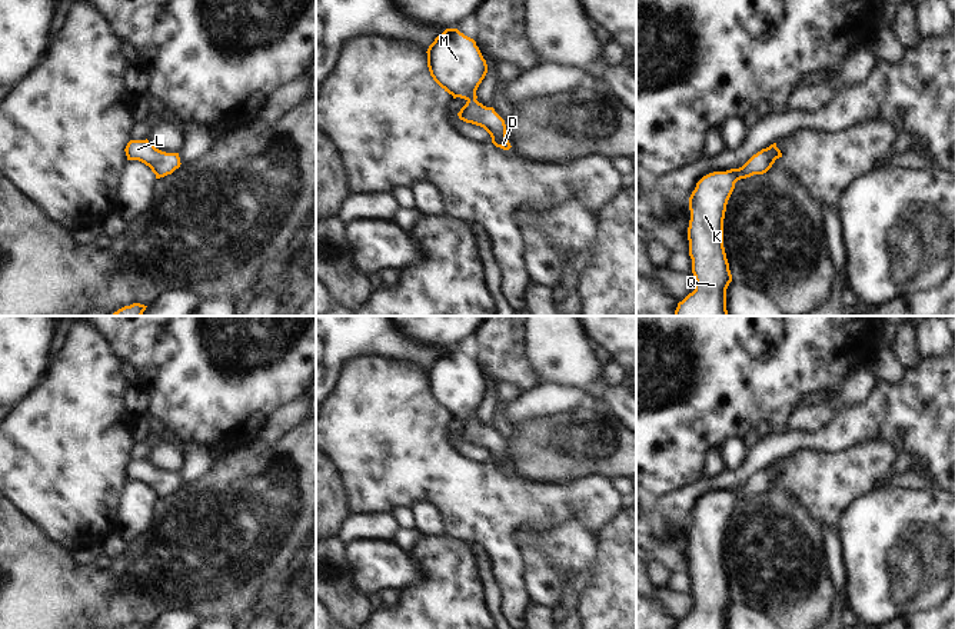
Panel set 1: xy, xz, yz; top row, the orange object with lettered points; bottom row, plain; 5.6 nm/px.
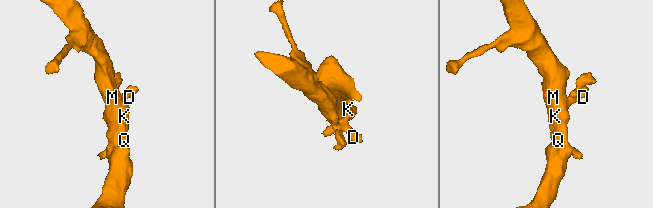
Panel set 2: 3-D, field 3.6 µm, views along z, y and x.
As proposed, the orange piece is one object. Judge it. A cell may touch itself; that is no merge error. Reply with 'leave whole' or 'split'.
leave whole

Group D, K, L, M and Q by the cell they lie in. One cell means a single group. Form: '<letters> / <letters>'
D K L M Q

